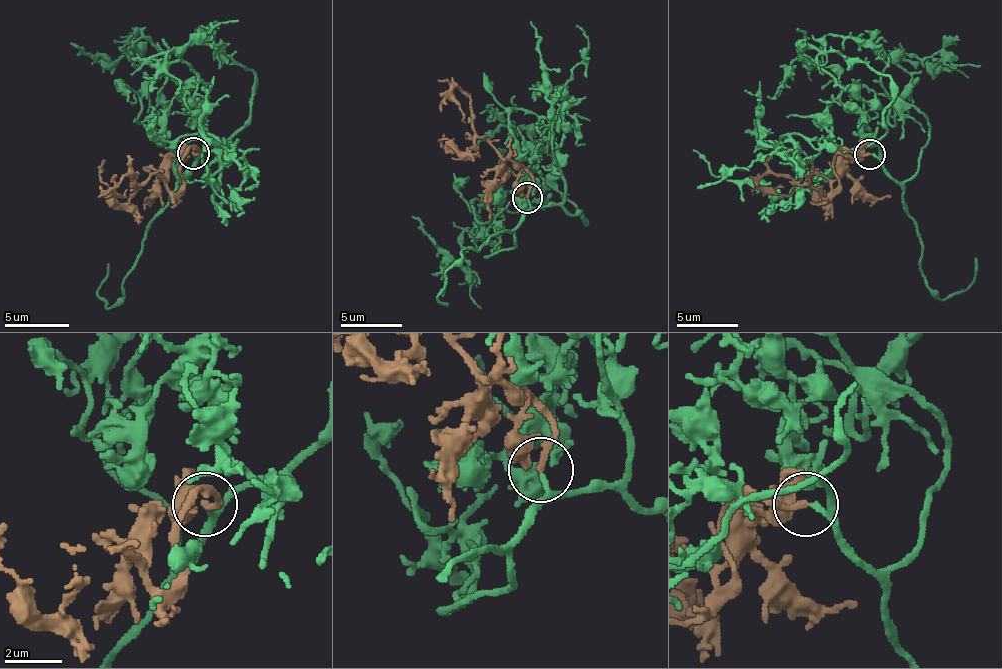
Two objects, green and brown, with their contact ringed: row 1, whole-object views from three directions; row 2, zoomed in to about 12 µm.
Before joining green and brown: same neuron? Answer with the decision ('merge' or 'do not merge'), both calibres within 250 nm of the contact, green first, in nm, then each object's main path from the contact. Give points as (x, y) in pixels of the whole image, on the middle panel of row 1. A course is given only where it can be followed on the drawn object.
merge; 130 nm thick on the green side, 200 nm on the other; green runs (526, 200), (514, 245), (487, 257), (499, 236), (475, 227), (462, 267), (411, 215); brown runs (526, 197), (517, 178), (484, 139), (459, 151), (447, 139), (441, 142), (444, 133)

